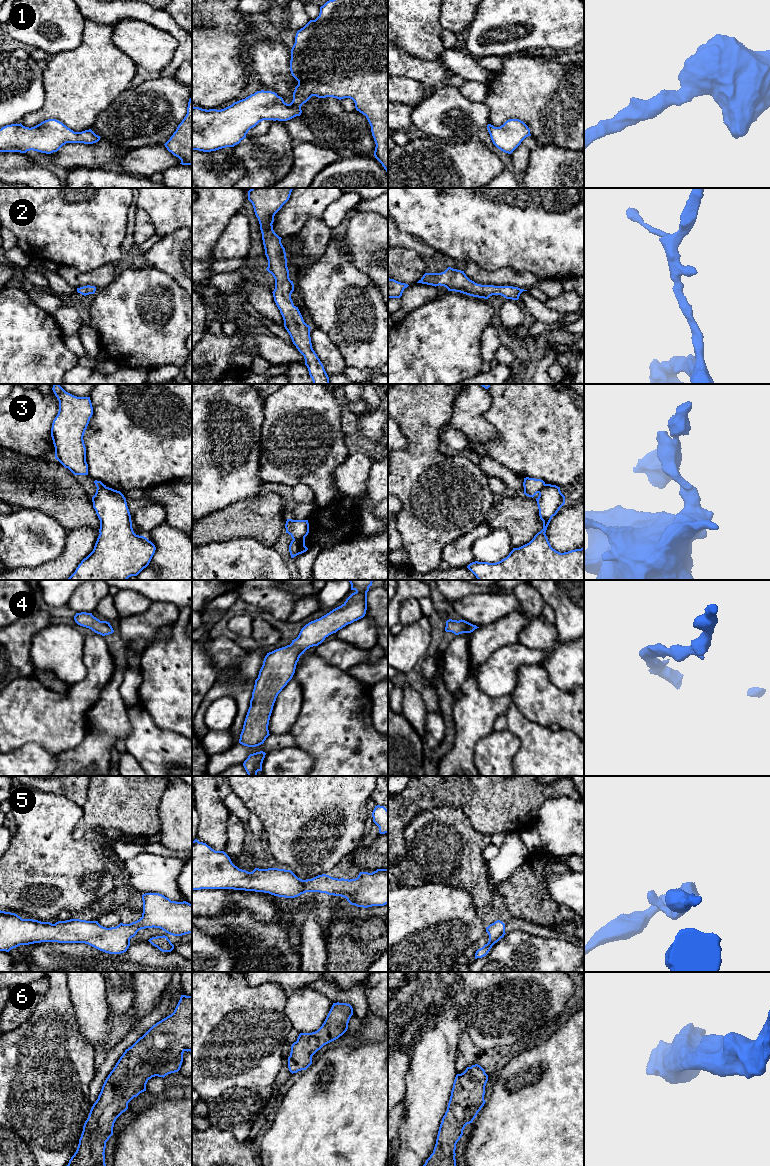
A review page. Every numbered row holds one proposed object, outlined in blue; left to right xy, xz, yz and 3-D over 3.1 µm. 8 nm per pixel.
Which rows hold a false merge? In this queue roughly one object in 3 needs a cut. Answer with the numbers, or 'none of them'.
3

